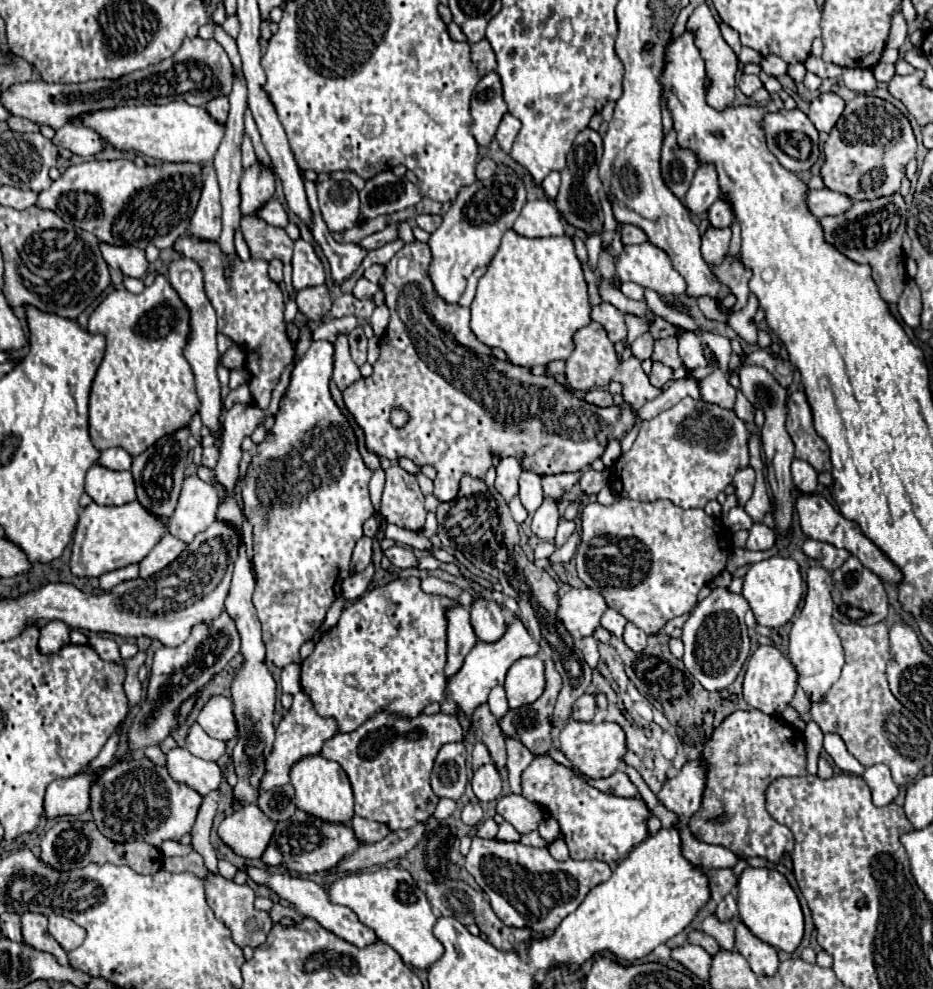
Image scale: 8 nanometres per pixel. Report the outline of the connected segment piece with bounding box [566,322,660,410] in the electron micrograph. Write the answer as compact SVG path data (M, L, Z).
M590 322L586 328L578 330L578 334L574 334L574 344L576 344L576 348L570 354L570 358L566 360L566 378L574 390L586 392L594 386L600 388L612 380L618 380L624 386L624 390L622 390L624 402L630 404L632 410L642 408L648 400L652 400L660 394L660 390L650 384L648 376L644 374L644 370L636 358L630 358L630 360L618 360L616 358L614 344L608 340L606 330L598 322Z

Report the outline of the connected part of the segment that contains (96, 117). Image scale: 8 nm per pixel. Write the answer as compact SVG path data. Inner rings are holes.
M176 100L166 106L122 106L114 110L98 110L78 118L76 124L90 126L102 134L116 150L134 150L162 162L198 162L208 164L214 160L218 146L224 138L226 126L216 122L204 106L190 106L188 102Z

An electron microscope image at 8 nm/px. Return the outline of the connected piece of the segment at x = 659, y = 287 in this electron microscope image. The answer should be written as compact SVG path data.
M650 242L624 246L616 272L622 282L636 282L656 290L660 296L686 294L686 282L674 268L670 256Z

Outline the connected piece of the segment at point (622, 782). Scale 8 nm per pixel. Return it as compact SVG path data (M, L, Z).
M574 770L574 774L576 776L580 776L584 782L588 782L590 786L594 786L594 788L598 788L600 792L604 792L604 794L614 794L614 796L636 796L636 786L630 782L630 778L624 774L624 772L614 772L612 776L608 776L608 778L598 778L598 780L594 780L594 778L588 778L588 776L584 776L582 772L578 772L578 770Z

